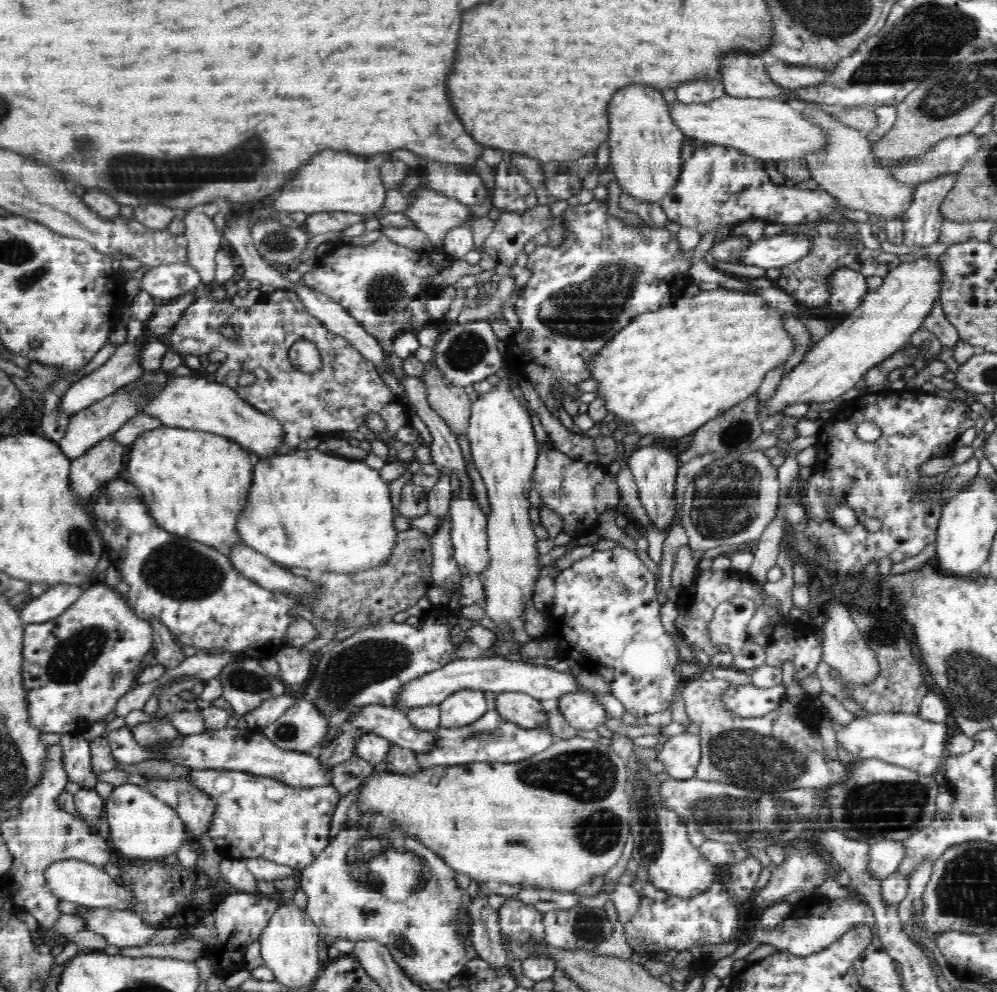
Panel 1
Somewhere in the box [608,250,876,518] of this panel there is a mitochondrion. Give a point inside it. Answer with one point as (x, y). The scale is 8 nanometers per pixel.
(737, 432)

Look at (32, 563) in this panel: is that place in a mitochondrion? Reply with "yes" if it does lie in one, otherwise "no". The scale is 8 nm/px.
no

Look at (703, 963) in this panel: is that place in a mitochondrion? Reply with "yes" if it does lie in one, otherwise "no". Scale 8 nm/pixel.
no

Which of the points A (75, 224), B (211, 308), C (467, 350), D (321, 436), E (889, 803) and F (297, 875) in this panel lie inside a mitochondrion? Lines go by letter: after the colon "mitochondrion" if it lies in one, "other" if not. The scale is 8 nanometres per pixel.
A: other
B: other
C: mitochondrion
D: other
E: mitochondrion
F: other

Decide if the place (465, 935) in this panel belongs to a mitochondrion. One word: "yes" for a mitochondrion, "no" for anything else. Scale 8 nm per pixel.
no

